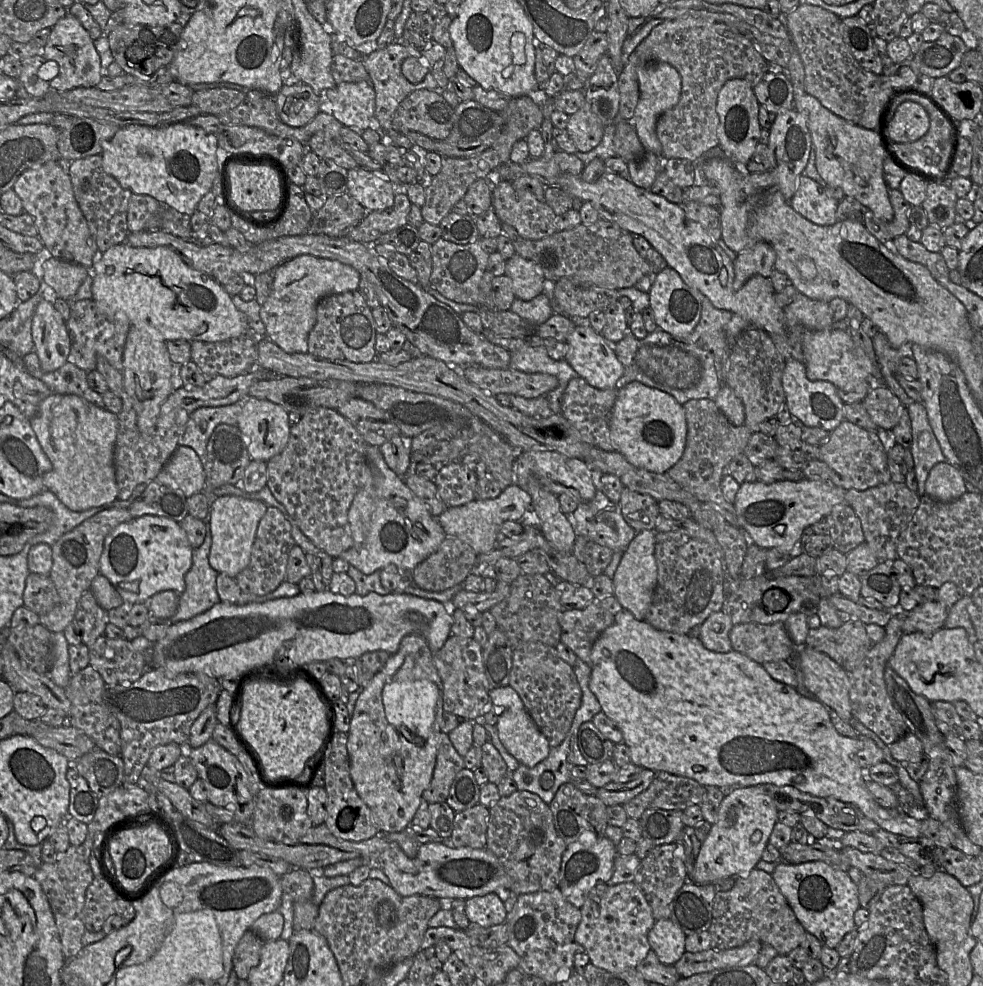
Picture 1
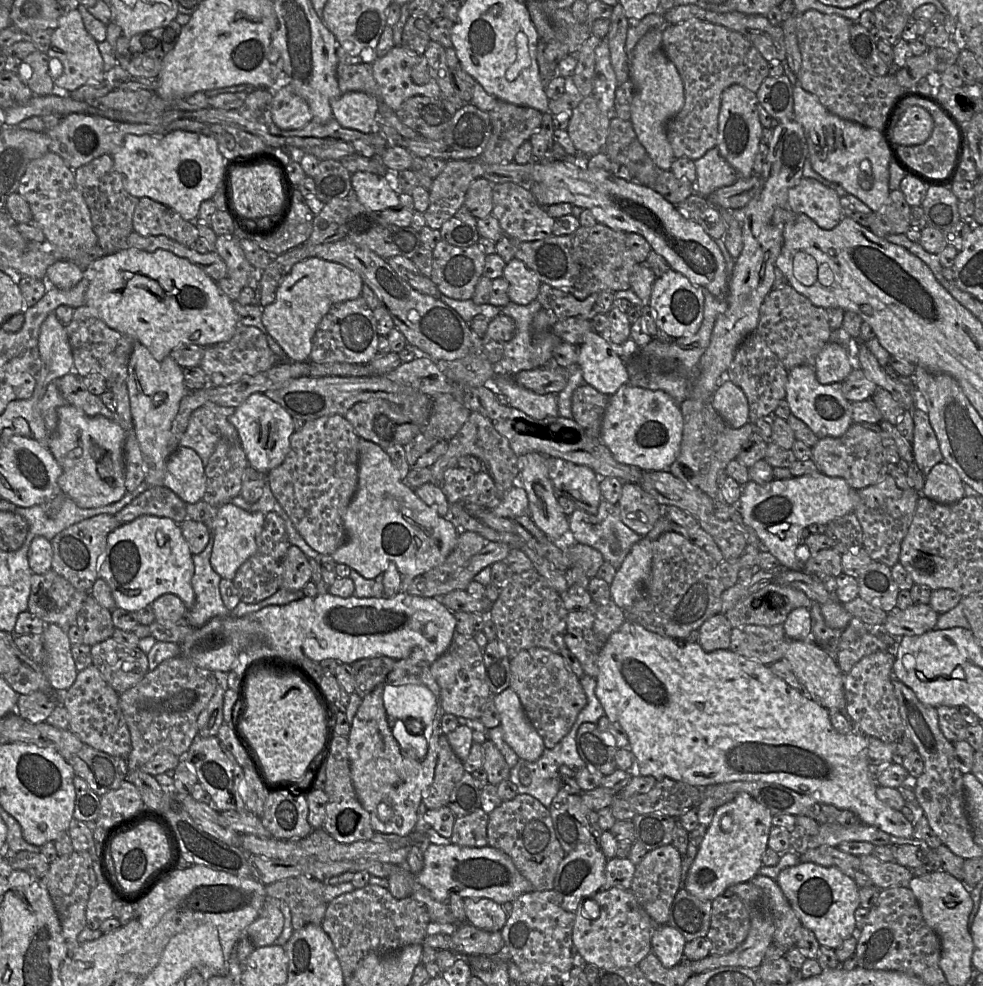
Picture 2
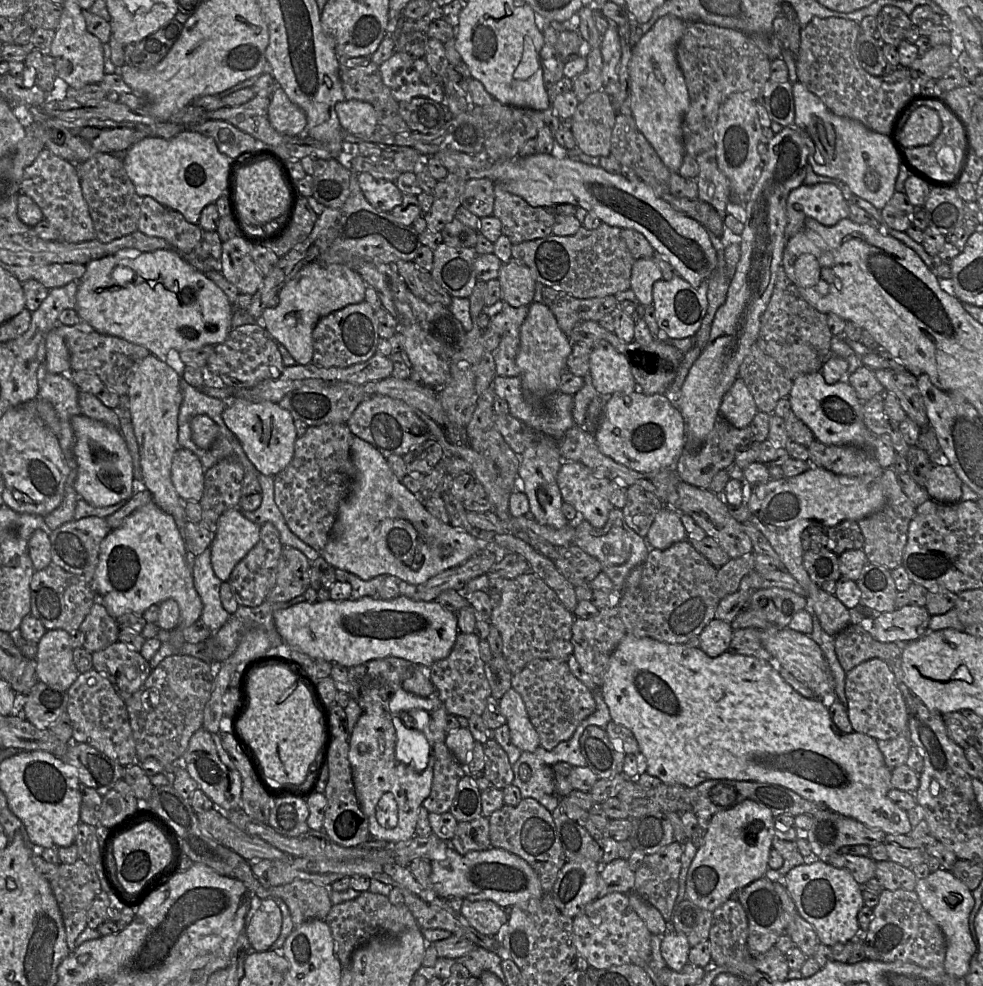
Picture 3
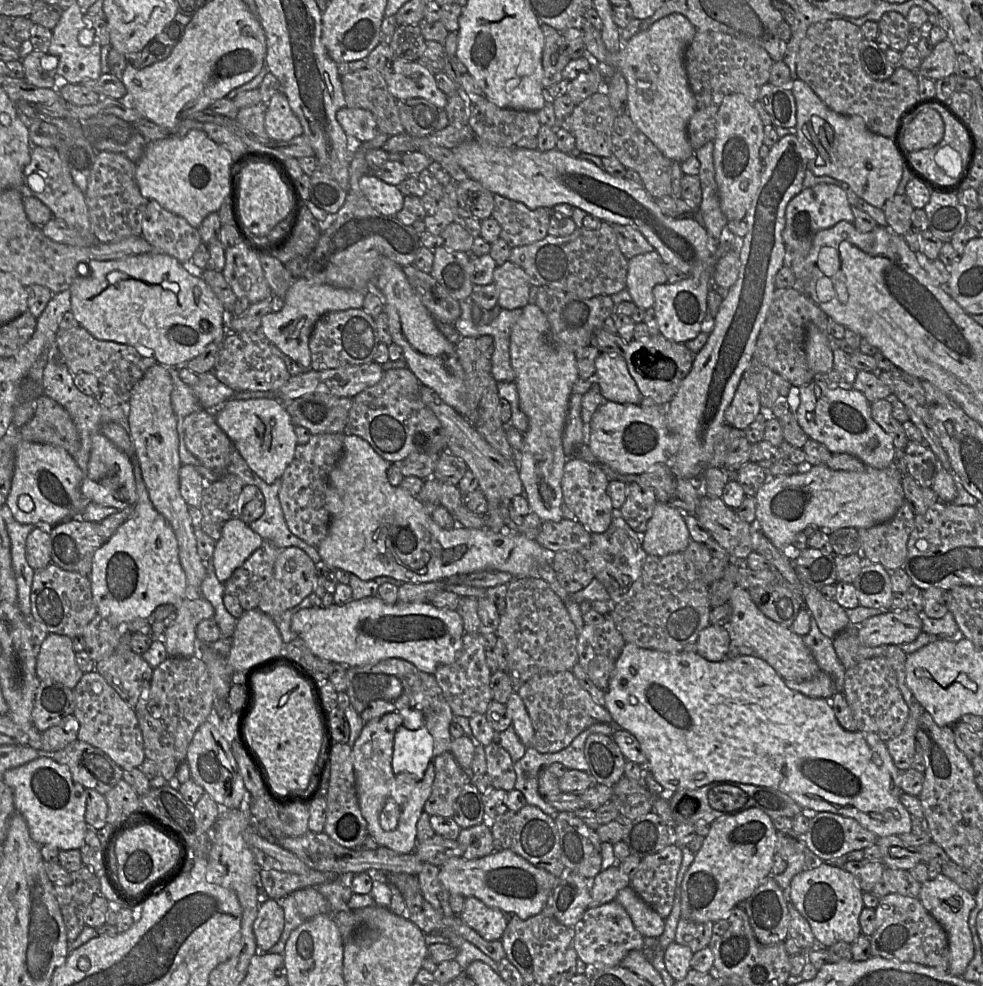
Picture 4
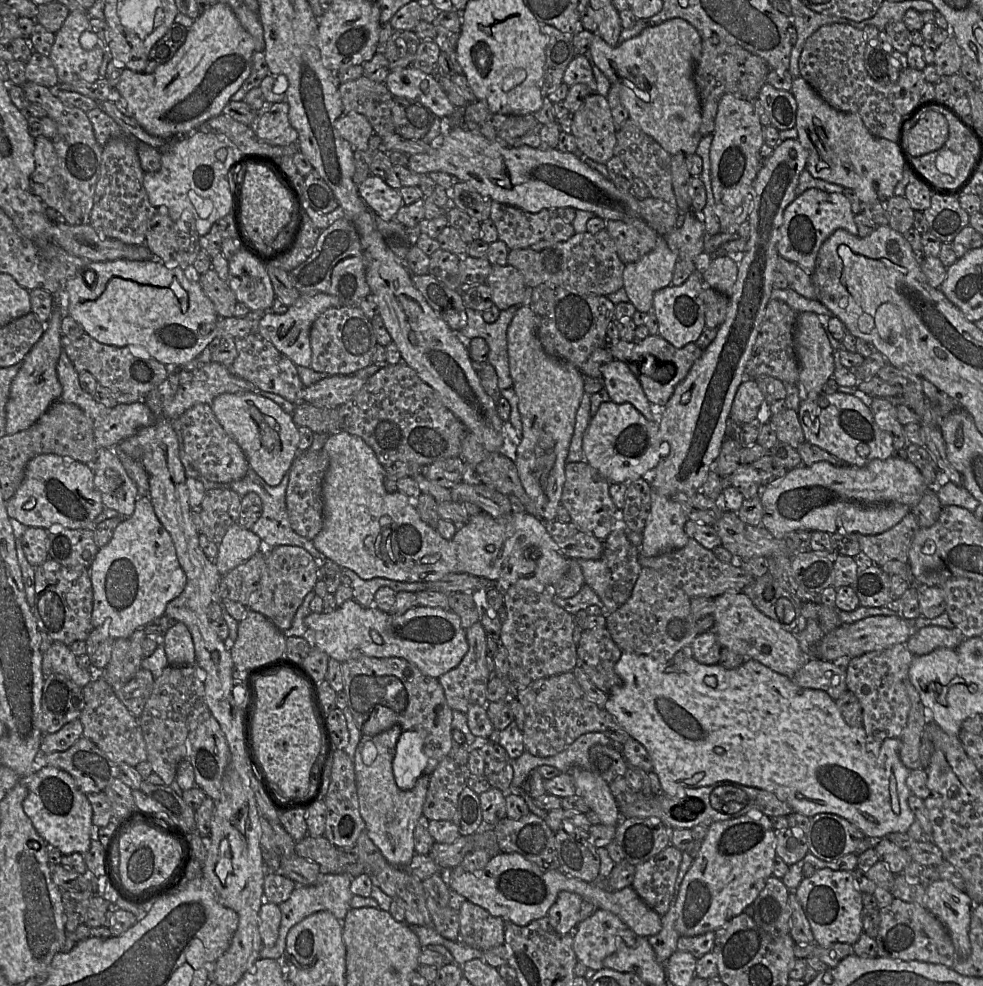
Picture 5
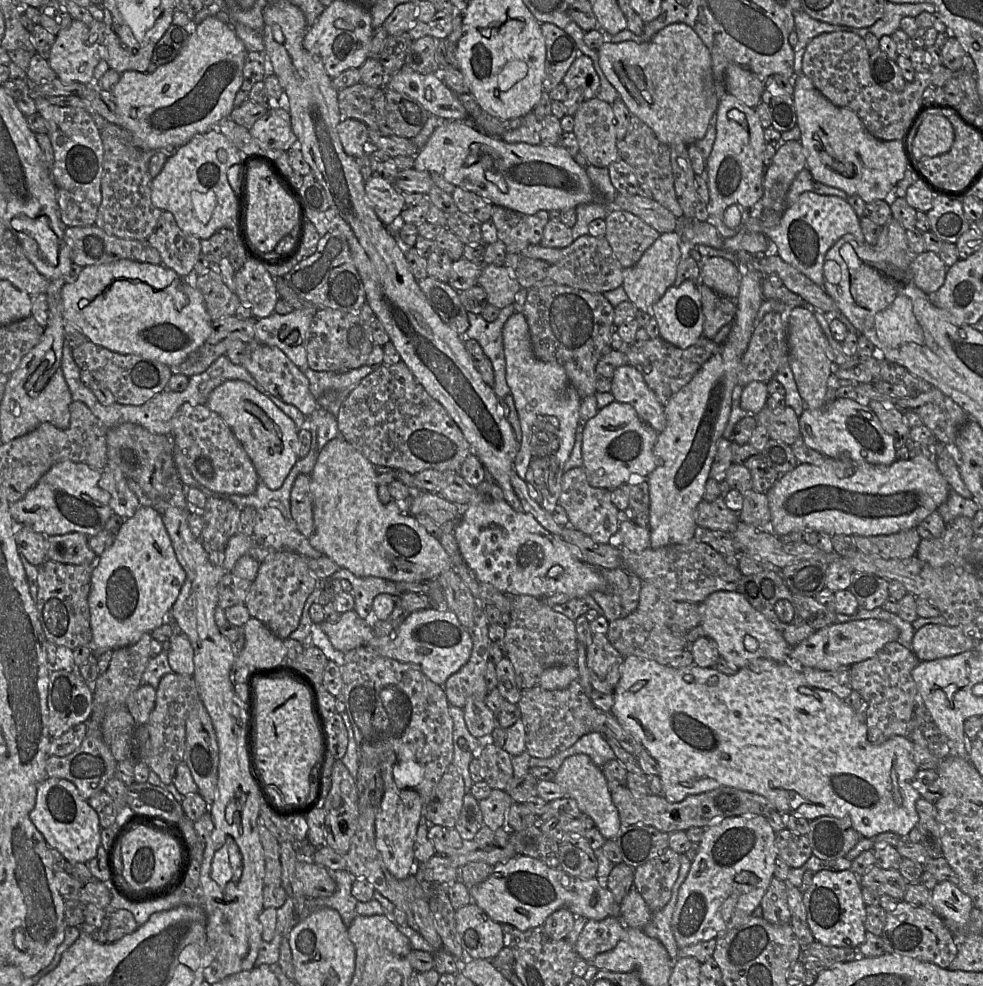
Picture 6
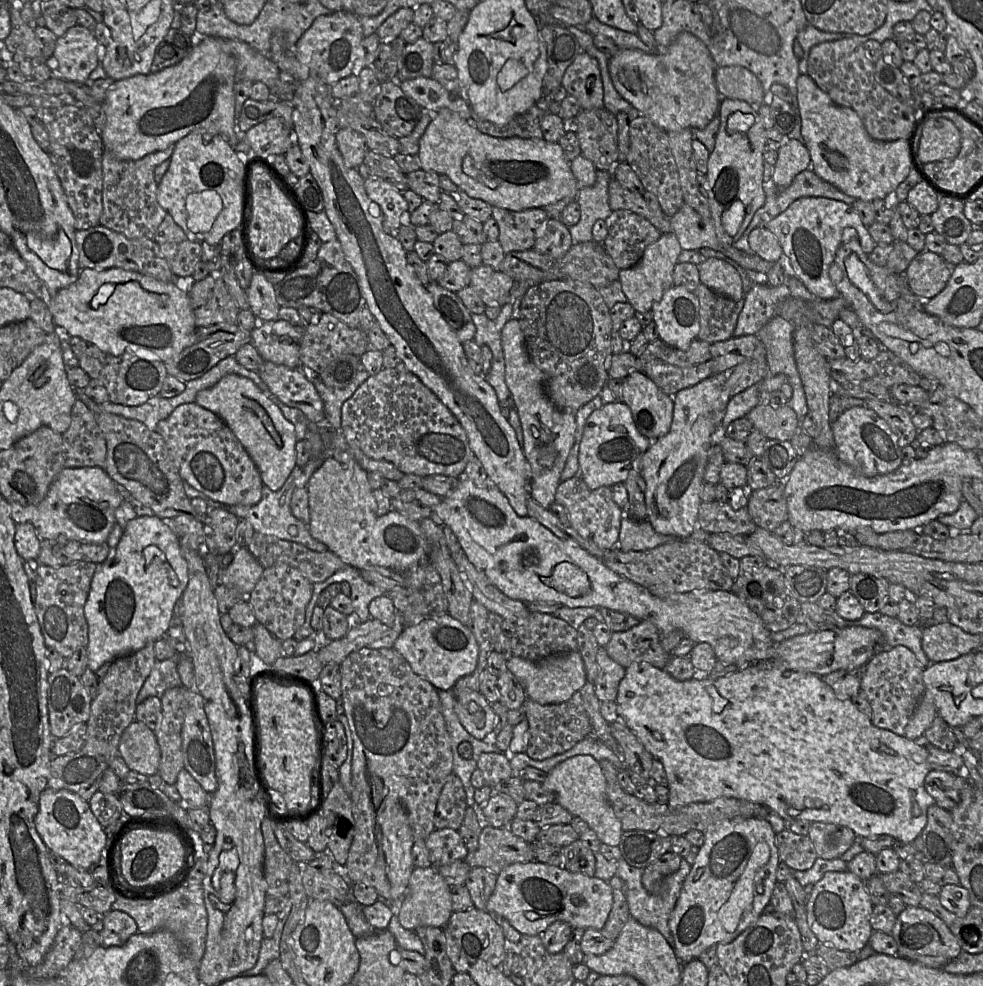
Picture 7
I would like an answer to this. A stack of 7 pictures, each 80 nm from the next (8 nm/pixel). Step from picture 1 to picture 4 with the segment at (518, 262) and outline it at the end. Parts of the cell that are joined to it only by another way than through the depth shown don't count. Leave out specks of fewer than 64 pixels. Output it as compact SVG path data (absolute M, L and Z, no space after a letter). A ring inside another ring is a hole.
M510 260L497 266L493 283L498 289L498 305L507 310L523 309L528 303L530 282L525 271Z

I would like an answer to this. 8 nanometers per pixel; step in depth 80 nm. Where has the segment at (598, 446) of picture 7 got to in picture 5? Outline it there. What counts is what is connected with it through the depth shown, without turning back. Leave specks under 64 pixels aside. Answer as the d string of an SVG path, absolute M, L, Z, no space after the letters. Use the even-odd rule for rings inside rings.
M607 401L600 405L583 436L585 461L609 483L627 483L632 479L648 477L658 465L660 455L658 421L645 418L632 404Z

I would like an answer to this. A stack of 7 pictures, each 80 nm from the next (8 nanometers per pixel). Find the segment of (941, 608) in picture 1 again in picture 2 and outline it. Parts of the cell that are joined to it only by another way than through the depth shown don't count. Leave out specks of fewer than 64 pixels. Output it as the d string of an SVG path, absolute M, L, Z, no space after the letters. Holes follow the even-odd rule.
M913 604L904 610L894 609L889 612L884 624L878 628L894 637L922 635L936 628L938 617L939 614L929 604Z

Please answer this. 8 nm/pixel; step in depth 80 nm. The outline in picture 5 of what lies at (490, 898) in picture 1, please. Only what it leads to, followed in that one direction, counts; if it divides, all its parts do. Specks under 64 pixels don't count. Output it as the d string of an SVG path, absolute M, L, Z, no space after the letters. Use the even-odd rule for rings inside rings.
M465 900L458 913L458 941L480 950L504 944L506 921L503 918L491 915L484 908L468 900Z

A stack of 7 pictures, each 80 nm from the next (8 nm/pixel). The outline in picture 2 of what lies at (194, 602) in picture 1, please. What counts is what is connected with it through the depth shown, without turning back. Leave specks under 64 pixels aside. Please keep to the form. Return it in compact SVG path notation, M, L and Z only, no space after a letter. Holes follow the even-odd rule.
M214 529L209 531L209 541L205 549L196 555L192 555L194 574L192 587L195 592L195 603L185 614L185 621L192 627L199 628L215 617L230 615L225 607L219 584L221 577L214 571L210 563L210 557L214 541Z

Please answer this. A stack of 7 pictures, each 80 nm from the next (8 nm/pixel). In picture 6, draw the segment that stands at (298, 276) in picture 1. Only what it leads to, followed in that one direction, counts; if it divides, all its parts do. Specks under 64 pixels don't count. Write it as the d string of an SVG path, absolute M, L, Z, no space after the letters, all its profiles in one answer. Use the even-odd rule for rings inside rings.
M294 309L286 315L274 312L266 318L257 319L255 339L280 349L303 373L309 368L306 352L308 332L318 309Z

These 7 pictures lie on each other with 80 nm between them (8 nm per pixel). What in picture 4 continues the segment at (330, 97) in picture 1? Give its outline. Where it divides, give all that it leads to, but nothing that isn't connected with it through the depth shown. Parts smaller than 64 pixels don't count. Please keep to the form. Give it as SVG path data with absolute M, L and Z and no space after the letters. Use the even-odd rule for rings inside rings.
M343 107L337 111L336 120L351 142L368 142L376 135L377 123L368 110Z

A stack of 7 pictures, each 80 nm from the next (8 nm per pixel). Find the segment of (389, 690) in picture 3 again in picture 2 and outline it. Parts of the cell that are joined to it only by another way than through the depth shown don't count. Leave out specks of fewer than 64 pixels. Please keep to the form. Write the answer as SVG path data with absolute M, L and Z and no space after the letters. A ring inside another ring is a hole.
M379 656L360 659L351 664L355 693L363 698L375 687L385 683L387 675L393 669L395 662L396 660L390 657Z

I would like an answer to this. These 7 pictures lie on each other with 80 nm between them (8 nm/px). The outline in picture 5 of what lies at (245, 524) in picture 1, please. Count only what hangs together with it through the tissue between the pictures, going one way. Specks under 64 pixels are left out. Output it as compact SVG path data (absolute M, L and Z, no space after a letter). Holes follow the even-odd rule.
M233 524L218 545L215 564L220 575L225 576L263 548L262 540L252 530Z

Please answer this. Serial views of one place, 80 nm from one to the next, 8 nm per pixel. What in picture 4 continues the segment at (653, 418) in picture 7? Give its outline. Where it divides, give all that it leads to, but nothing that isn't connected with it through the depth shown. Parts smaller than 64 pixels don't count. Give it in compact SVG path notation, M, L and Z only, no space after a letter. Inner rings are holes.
M601 352L595 360L595 368L593 381L599 385L600 392L605 400L620 404L641 404L643 396L628 371L626 361L621 356Z

